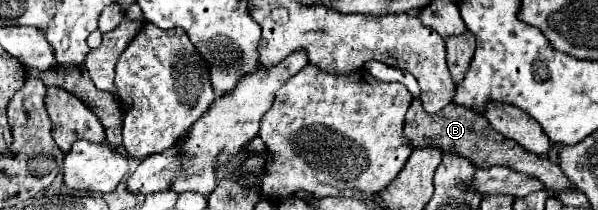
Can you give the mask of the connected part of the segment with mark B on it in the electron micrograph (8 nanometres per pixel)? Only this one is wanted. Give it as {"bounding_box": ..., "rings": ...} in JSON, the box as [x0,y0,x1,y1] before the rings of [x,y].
{"bounding_box":[404,98,572,194],"rings":[[[414,98],[408,112],[406,112],[404,136],[410,140],[410,144],[414,148],[438,146],[444,152],[452,152],[452,154],[458,154],[458,156],[472,160],[480,168],[506,166],[506,168],[512,168],[516,172],[530,174],[534,178],[540,178],[540,182],[544,182],[546,190],[552,194],[556,194],[558,190],[564,190],[566,186],[572,186],[570,180],[562,174],[558,164],[552,164],[548,158],[540,158],[532,152],[526,152],[514,140],[508,140],[502,134],[498,134],[482,114],[476,114],[470,108],[456,108],[454,104],[448,104],[444,110],[440,110],[436,114],[428,114],[422,108],[420,98]]]}

